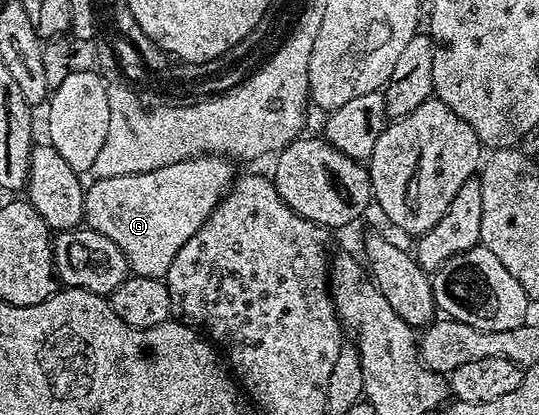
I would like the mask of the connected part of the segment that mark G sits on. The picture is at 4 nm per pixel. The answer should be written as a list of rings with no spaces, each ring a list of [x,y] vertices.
[[[206,154],[159,170],[93,180],[85,188],[84,223],[123,250],[132,275],[164,280],[175,254],[233,187],[235,171],[229,164],[220,154]]]

